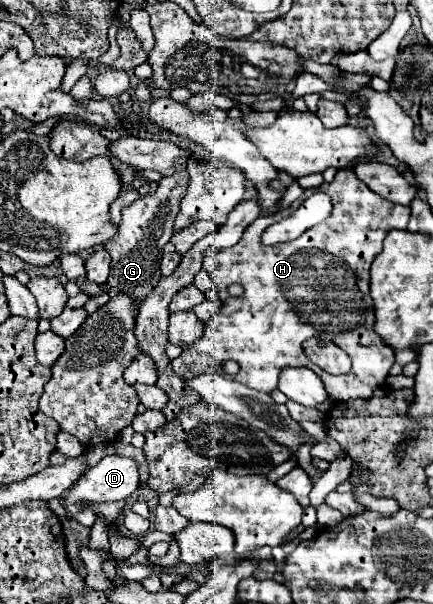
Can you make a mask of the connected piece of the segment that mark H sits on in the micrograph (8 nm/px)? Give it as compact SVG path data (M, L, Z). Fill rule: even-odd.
M338 171L334 181L322 183L318 191L328 193L330 199L334 201L332 215L324 223L304 231L298 239L290 243L270 245L270 247L264 245L260 241L260 235L272 223L272 219L258 217L254 223L246 227L242 239L234 247L226 251L210 253L216 263L212 277L214 277L218 295L222 299L222 309L216 315L212 315L212 319L204 325L204 335L194 345L188 345L180 357L170 361L170 367L180 379L188 381L194 375L214 371L214 367L210 367L210 355L226 355L226 359L240 359L240 373L234 379L264 393L272 393L278 387L280 371L290 365L304 365L314 369L322 377L326 391L340 401L348 401L354 397L368 399L372 391L384 383L388 369L394 365L394 351L390 351L390 347L386 347L386 343L382 343L378 339L378 333L374 331L374 303L370 299L370 281L368 281L370 263L374 255L382 251L382 241L388 235L388 231L406 229L410 219L410 207L396 205L392 201L382 199L380 195L370 191L360 179L356 179L352 171ZM232 283L238 283L244 287L244 293L240 297L232 297L228 293L226 287ZM310 337L334 339L336 345L344 349L352 359L350 373L330 375L320 367L316 367L302 349L302 343Z

